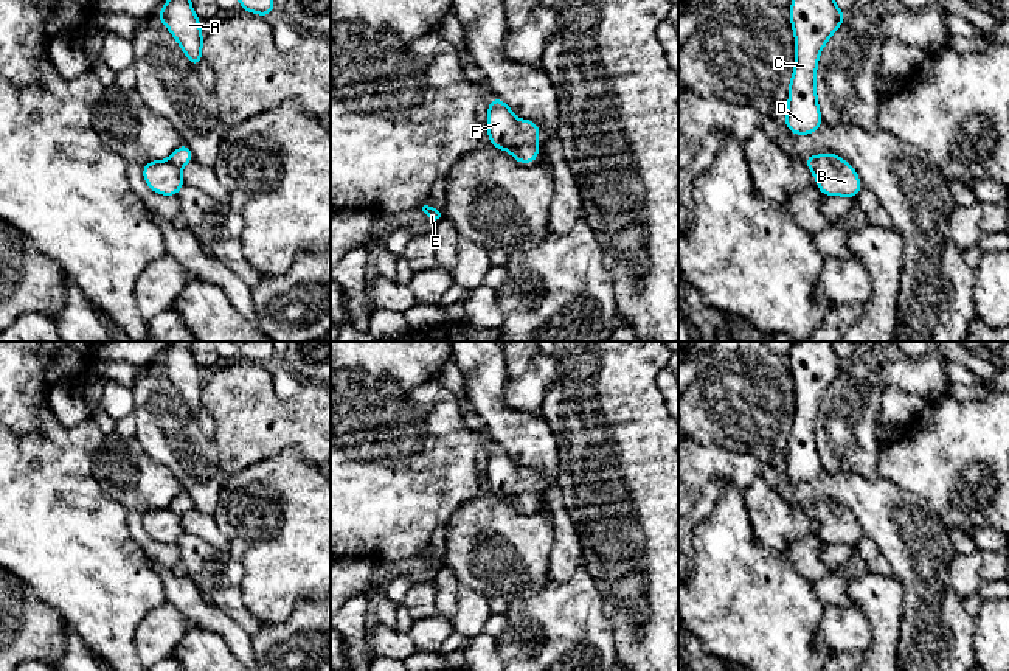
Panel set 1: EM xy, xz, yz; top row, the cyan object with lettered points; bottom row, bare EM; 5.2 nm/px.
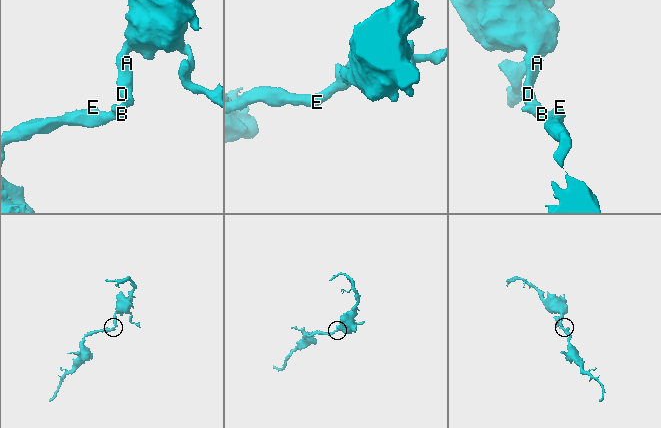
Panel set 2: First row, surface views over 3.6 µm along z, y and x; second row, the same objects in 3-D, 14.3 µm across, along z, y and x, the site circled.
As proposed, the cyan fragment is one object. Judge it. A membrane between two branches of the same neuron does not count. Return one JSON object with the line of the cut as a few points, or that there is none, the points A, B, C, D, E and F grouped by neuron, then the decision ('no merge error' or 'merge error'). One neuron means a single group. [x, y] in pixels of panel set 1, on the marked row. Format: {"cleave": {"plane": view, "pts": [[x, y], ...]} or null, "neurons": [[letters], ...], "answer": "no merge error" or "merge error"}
{"cleave": null, "neurons": [["A", "B", "C", "D", "E", "F"]], "answer": "no merge error"}

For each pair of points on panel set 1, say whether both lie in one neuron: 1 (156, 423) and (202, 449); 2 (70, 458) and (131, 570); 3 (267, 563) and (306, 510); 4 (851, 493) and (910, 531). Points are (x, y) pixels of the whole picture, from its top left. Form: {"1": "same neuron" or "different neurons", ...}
{"1": "same neuron", "2": "same neuron", "3": "same neuron", "4": "same neuron"}

